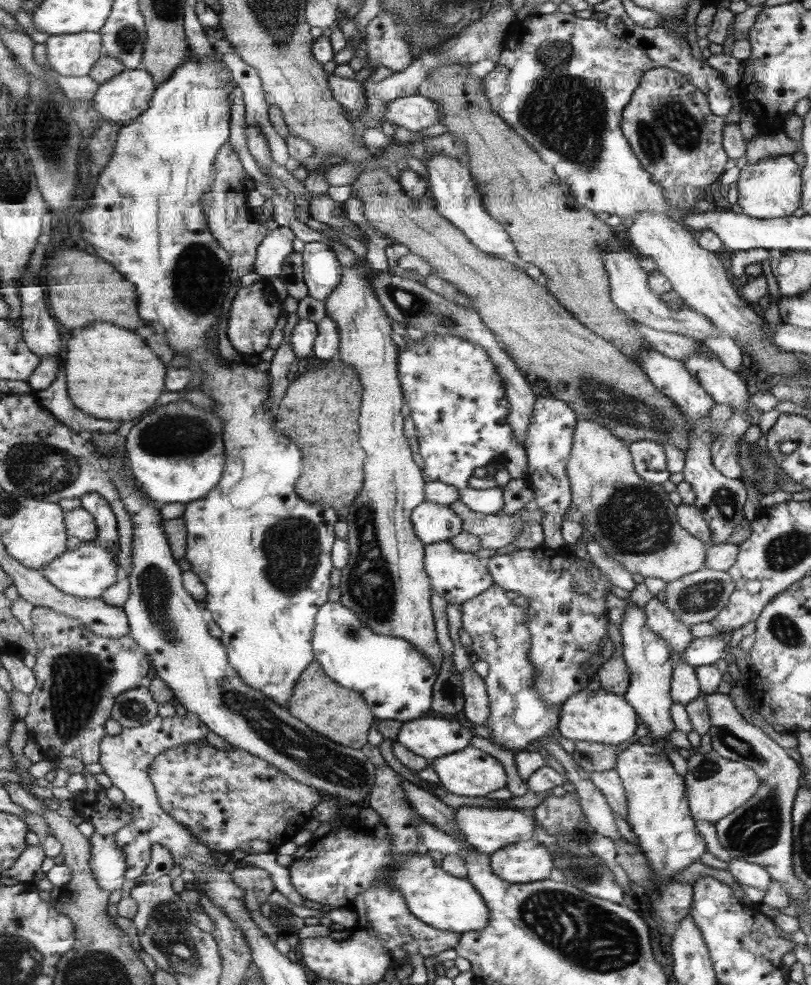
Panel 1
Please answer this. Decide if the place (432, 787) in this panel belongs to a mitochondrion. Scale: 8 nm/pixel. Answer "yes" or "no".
no

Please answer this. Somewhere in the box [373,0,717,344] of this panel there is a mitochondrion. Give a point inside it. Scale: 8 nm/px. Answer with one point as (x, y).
(567, 115)

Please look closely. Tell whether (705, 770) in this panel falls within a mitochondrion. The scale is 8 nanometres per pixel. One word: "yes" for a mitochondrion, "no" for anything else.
yes

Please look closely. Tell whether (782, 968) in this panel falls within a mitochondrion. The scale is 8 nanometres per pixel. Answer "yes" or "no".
no

